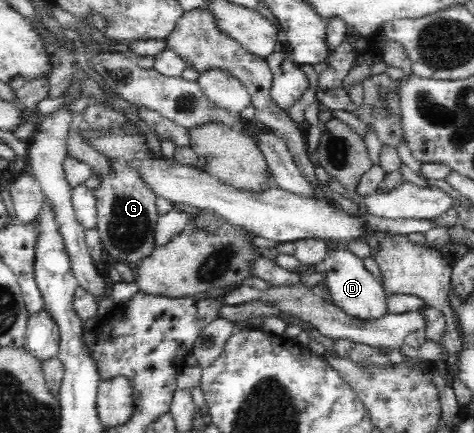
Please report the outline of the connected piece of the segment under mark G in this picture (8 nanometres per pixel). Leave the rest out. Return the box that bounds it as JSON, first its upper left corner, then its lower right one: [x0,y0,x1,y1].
[90,156,160,266]

